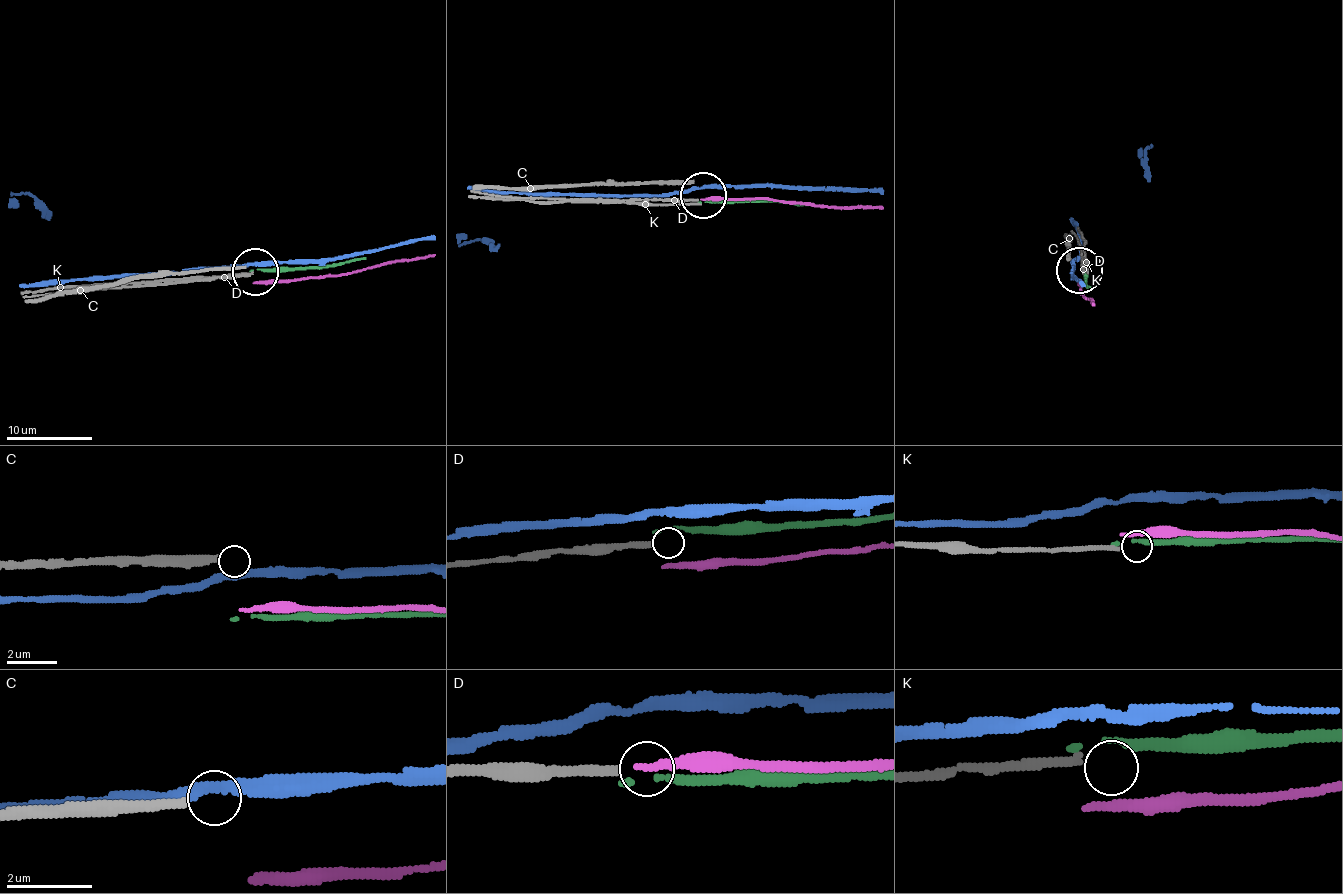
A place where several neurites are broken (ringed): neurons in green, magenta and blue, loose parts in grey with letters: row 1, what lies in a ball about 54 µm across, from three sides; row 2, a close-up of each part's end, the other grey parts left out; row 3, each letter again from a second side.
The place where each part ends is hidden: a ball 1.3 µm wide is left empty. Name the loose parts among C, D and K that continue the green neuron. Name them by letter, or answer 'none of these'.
none of these

